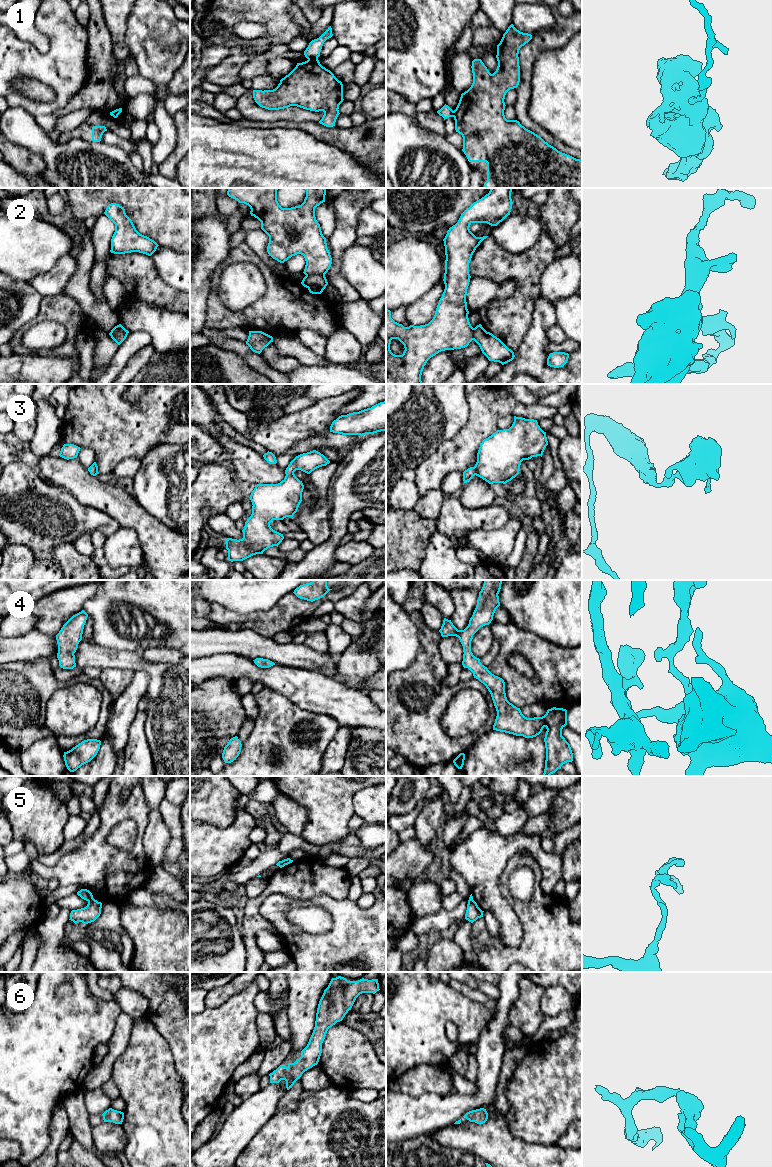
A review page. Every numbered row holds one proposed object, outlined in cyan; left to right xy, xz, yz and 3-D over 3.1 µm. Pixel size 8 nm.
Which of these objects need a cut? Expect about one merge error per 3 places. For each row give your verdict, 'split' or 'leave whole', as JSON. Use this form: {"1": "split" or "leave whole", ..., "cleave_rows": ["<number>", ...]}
{"1": "split", "2": "split", "3": "leave whole", "4": "leave whole", "5": "split", "6": "leave whole", "cleave_rows": ["1", "2", "5"]}

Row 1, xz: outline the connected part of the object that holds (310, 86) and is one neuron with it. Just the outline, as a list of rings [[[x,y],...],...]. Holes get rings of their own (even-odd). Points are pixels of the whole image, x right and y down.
[[[318,59],[297,63],[296,67],[280,80],[273,90],[253,90],[255,102],[268,110],[279,110],[290,106],[297,106],[310,111],[323,111],[324,115],[319,121],[326,127],[335,126],[339,113],[339,105],[343,102],[343,84],[334,74],[323,67]]]

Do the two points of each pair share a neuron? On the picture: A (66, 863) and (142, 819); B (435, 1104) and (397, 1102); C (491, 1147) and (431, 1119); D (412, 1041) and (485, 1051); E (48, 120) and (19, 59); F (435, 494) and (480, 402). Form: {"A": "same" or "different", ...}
{"A": "same", "B": "same", "C": "different", "D": "different", "E": "different", "F": "different"}

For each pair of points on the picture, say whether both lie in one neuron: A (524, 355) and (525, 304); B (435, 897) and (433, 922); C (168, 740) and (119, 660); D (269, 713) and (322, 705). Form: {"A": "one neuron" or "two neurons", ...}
{"A": "two neurons", "B": "two neurons", "C": "one neuron", "D": "two neurons"}

